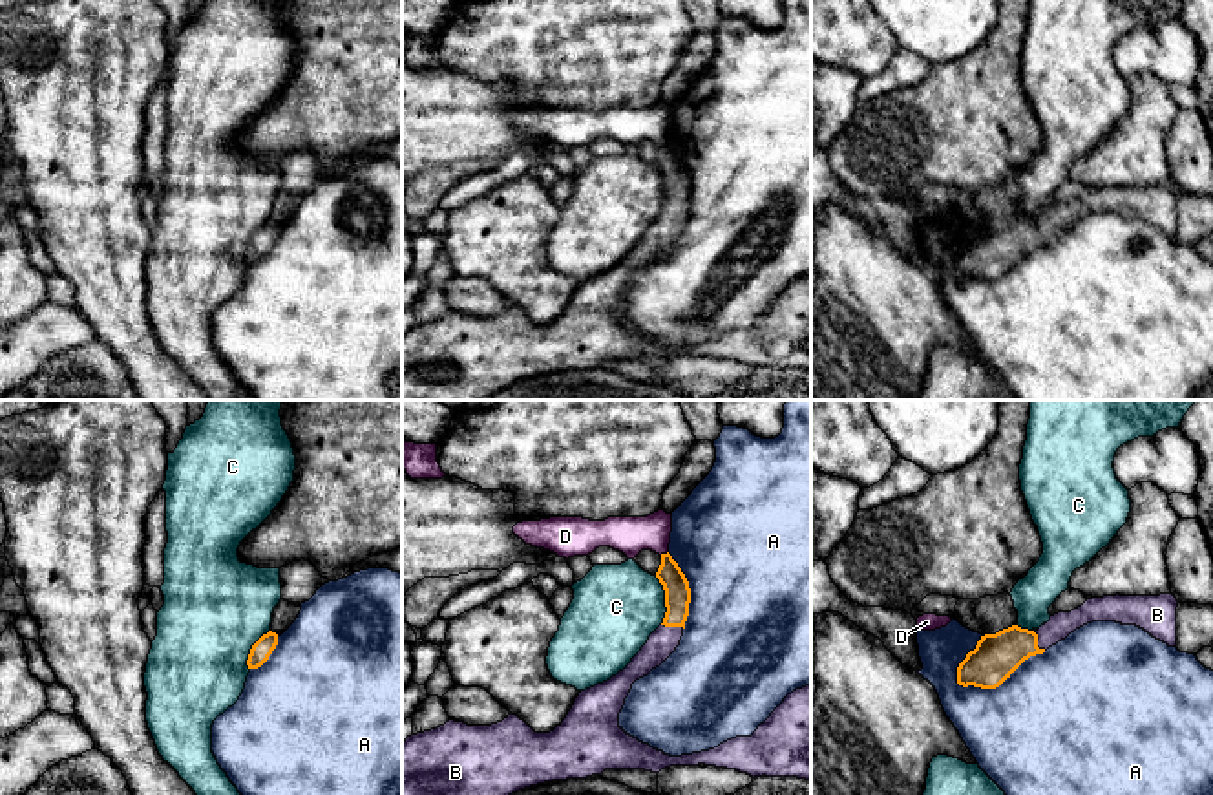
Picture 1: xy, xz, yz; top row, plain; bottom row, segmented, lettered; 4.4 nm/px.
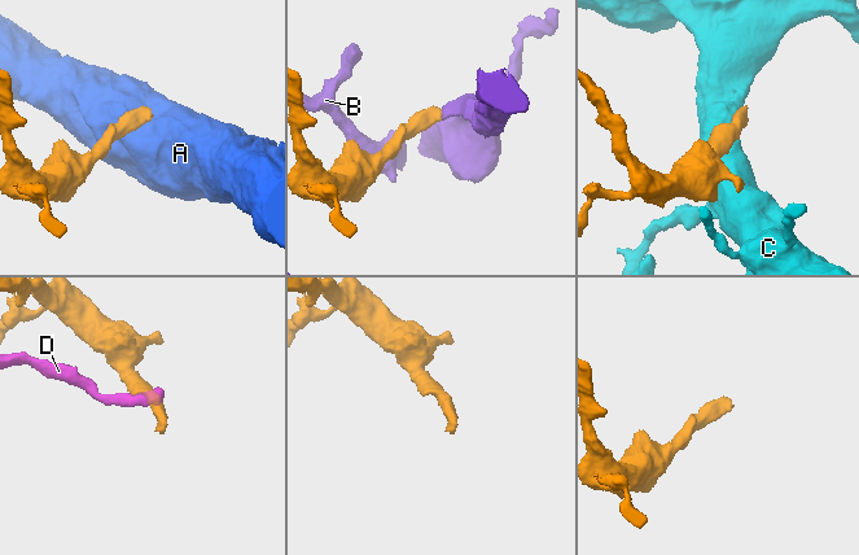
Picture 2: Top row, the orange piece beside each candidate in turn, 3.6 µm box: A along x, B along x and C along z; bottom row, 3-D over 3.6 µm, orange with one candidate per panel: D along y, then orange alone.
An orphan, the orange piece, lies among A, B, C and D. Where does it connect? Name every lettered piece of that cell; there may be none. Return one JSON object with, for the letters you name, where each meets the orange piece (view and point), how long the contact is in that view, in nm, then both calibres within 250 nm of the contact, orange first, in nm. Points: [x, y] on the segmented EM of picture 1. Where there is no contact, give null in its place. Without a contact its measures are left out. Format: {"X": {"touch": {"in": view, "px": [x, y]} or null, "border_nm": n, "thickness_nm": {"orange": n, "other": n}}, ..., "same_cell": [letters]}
{"B": {"touch": {"in": "xz", "px": [673, 625]}, "border_nm": 110, "thickness_nm": {"orange": 110, "other": 120}}, "same_cell": ["B"]}

